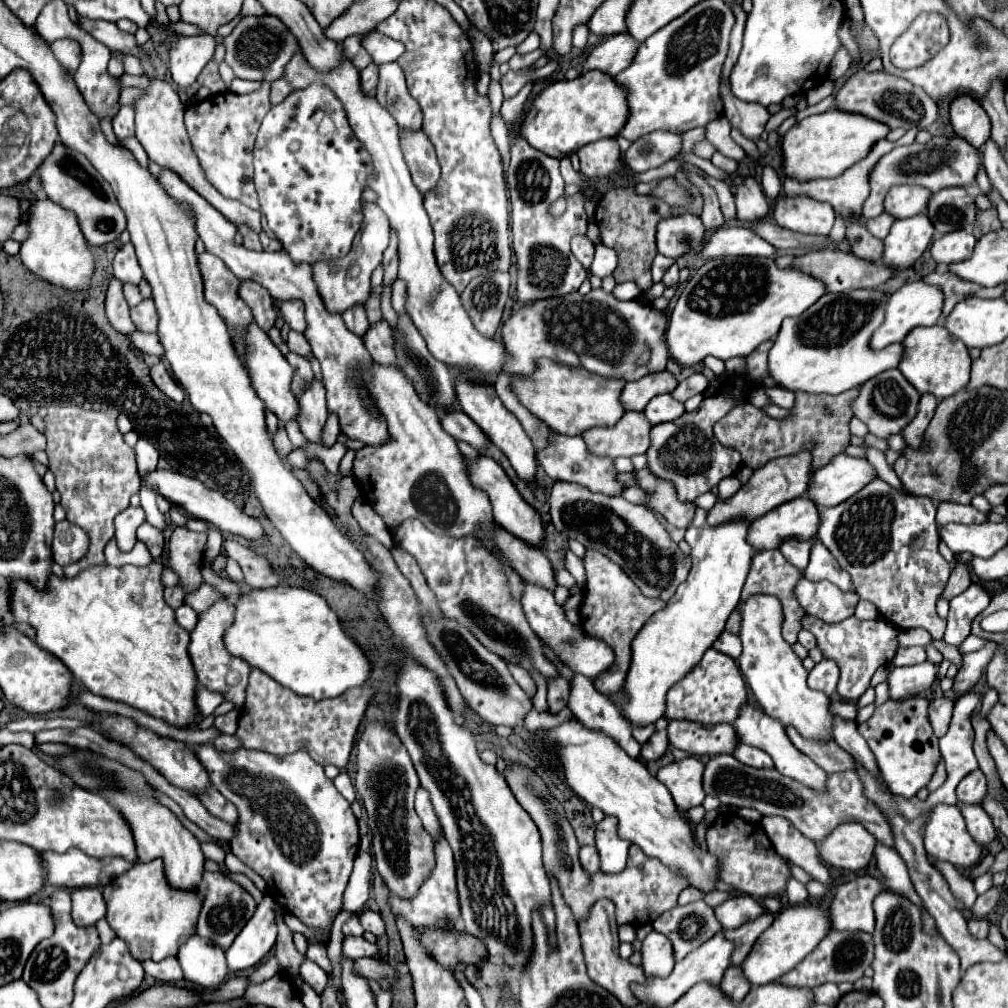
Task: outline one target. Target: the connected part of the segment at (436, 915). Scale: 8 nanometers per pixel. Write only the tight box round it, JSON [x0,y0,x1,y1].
[389,836,459,926]

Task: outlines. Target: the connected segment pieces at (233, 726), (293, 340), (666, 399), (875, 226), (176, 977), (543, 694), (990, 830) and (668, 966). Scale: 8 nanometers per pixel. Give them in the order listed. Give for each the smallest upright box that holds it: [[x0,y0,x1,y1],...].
[[213,710,239,734],[287,330,313,358],[645,394,685,424],[858,212,895,240],[143,958,183,984],[530,670,547,712],[961,804,997,848],[641,932,673,978]]

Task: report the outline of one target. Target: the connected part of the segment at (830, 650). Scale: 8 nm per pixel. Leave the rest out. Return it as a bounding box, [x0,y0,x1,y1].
[803,616,899,702]

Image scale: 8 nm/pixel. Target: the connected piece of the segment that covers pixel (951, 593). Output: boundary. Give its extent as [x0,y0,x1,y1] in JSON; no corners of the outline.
[941,552,971,600]

